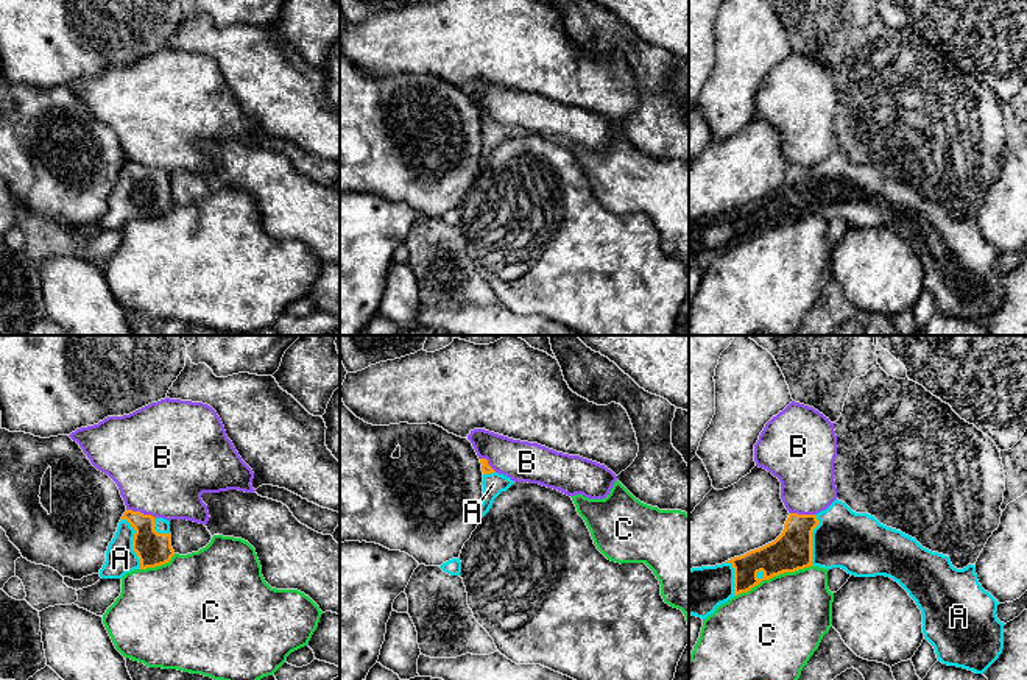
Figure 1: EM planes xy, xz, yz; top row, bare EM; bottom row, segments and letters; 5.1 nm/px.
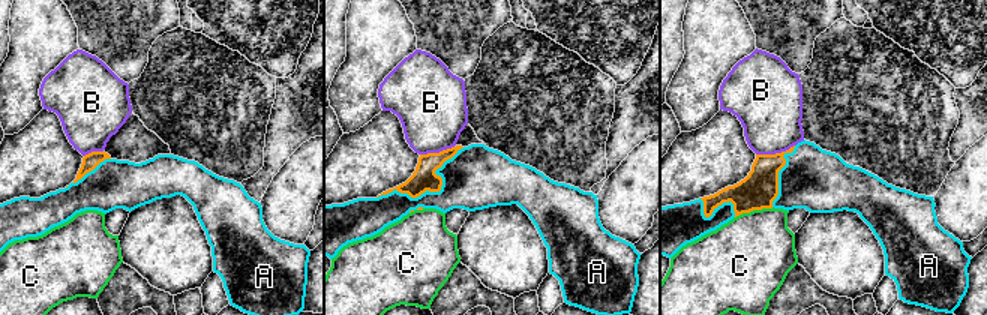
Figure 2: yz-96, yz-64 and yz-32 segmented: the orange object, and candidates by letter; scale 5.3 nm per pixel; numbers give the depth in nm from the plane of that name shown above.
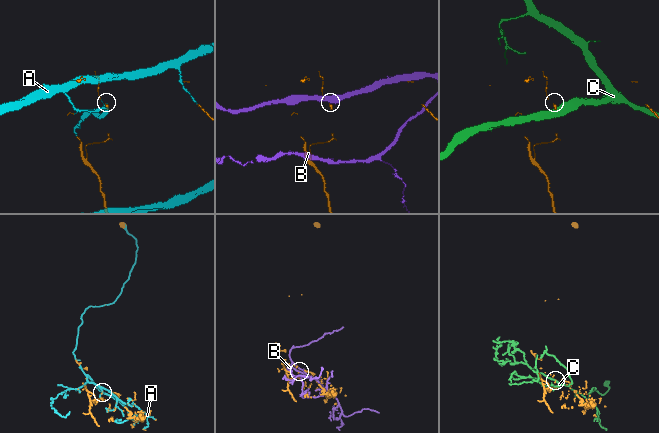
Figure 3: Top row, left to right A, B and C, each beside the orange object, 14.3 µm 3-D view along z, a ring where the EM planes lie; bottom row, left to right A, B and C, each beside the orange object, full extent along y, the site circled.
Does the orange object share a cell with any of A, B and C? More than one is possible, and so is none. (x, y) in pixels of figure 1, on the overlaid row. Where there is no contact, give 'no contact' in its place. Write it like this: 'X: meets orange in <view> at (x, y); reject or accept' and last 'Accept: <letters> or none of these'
A: meets orange in xy at (133, 543); accept
B: meets orange in xy at (139, 512); reject
C: meets orange in yz at (772, 576); reject
Accept: A

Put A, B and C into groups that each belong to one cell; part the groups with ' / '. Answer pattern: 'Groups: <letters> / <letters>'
Groups: A / B / C

